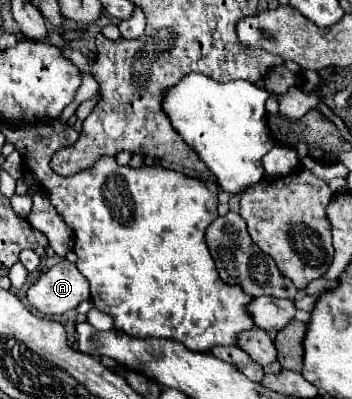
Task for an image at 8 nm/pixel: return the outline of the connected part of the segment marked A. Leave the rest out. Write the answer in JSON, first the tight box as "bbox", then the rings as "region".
{"bbox":[28,261,90,315],"region":[[[62,261],[28,289],[30,305],[42,315],[60,315],[68,309],[76,309],[78,303],[90,299],[86,277],[74,263]]]}

